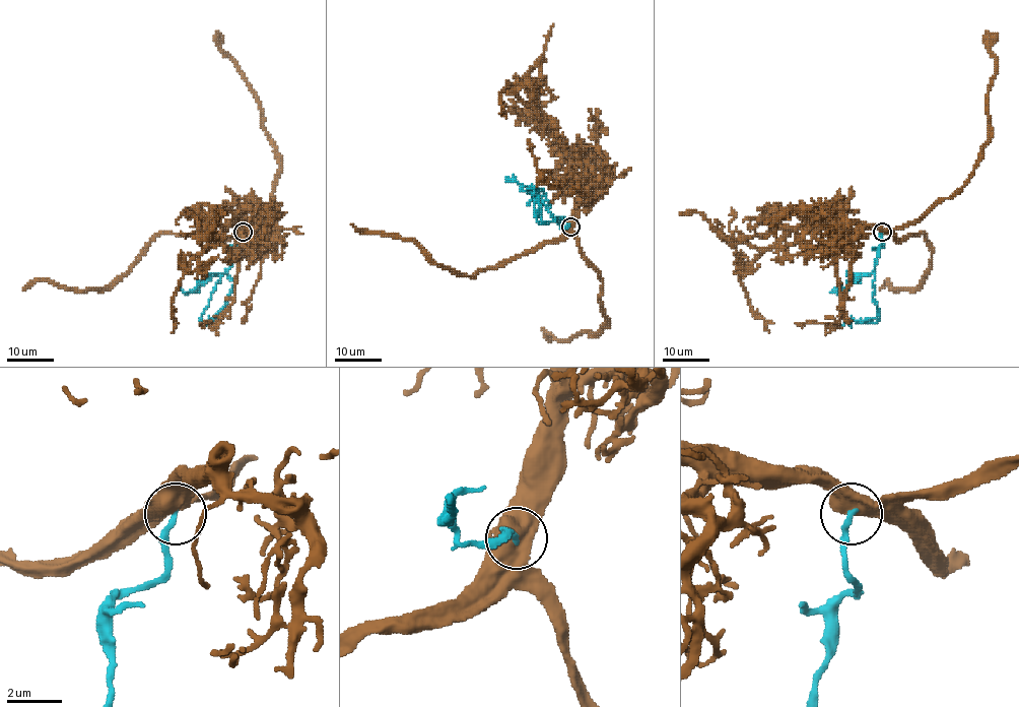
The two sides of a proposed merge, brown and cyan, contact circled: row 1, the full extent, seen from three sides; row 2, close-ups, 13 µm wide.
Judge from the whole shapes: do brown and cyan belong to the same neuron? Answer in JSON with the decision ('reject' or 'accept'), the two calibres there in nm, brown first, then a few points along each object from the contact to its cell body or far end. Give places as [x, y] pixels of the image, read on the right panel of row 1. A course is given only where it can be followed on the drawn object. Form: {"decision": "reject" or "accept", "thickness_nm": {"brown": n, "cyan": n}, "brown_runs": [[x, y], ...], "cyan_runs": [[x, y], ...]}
{"decision": "reject", "thickness_nm": {"brown": 600, "cyan": 200}, "brown_runs": [[882, 232], [910, 225], [949, 198], [973, 171], [990, 135], [987, 93], [996, 72], [996, 56], [986, 30]], "cyan_runs": [[882, 232], [873, 282], [878, 316], [840, 325]]}

